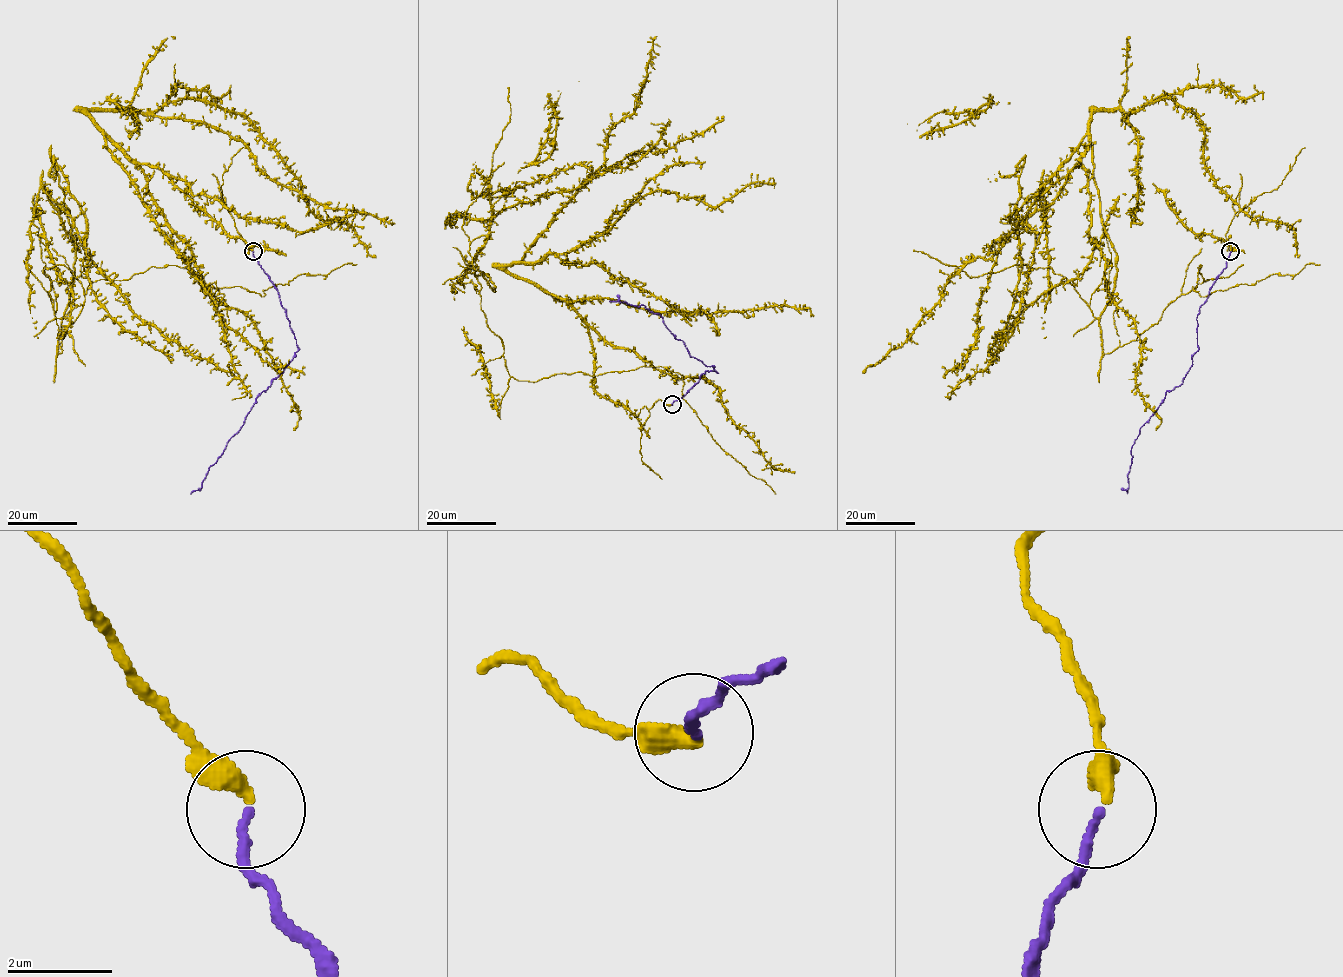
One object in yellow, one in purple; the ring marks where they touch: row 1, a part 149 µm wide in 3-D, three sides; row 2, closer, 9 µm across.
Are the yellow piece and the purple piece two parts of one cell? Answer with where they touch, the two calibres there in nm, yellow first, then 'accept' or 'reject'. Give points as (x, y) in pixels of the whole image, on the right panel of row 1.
place (1230, 251); calibres 360 and 170 nm; accept

